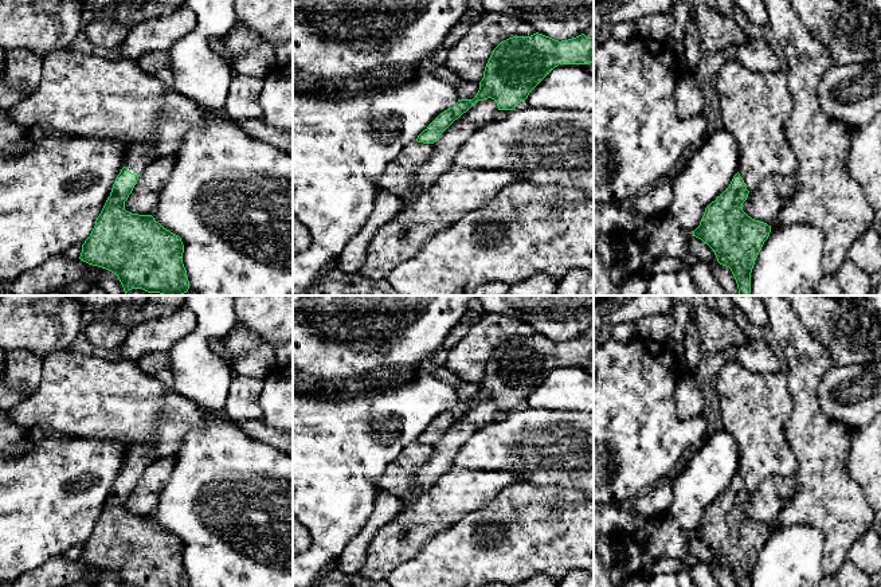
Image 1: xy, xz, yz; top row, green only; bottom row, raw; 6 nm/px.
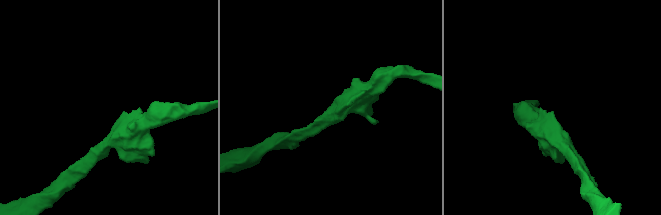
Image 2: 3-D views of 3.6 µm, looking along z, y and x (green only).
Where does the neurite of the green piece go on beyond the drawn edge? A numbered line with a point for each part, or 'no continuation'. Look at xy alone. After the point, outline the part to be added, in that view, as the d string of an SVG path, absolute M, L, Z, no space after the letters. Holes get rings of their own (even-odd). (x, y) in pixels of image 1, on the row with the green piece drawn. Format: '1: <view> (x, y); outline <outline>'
1: xy (140, 155); outline M134 142L128 150L125 167L129 172L140 176L154 159L150 145Z

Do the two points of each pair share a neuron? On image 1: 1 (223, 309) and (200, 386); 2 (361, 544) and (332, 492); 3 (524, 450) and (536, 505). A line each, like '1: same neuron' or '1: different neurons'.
1: same neuron
2: different neurons
3: different neurons

